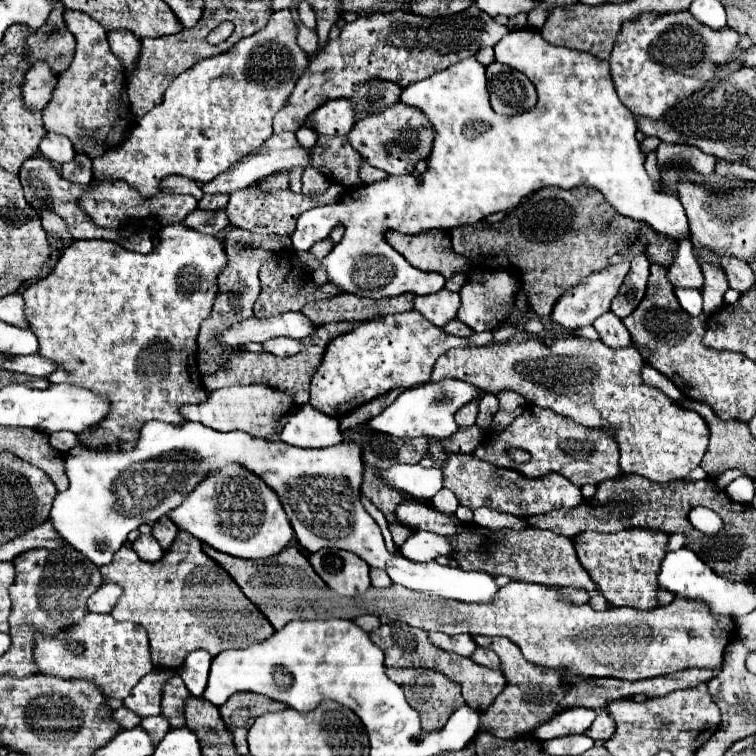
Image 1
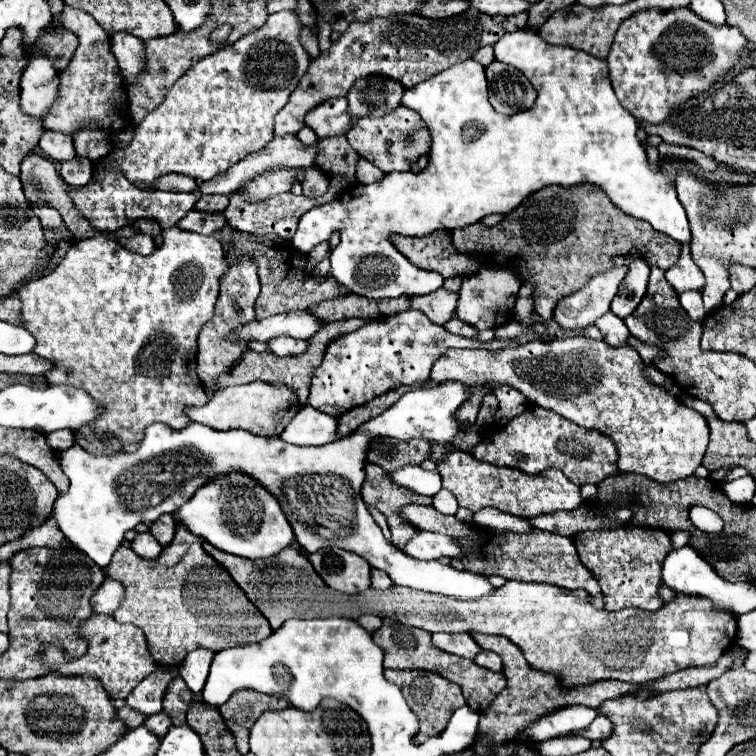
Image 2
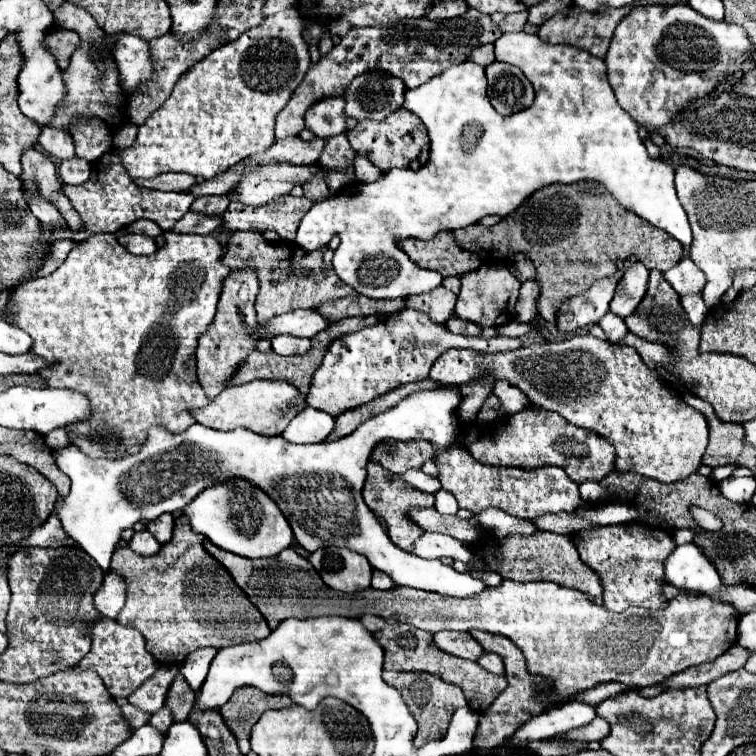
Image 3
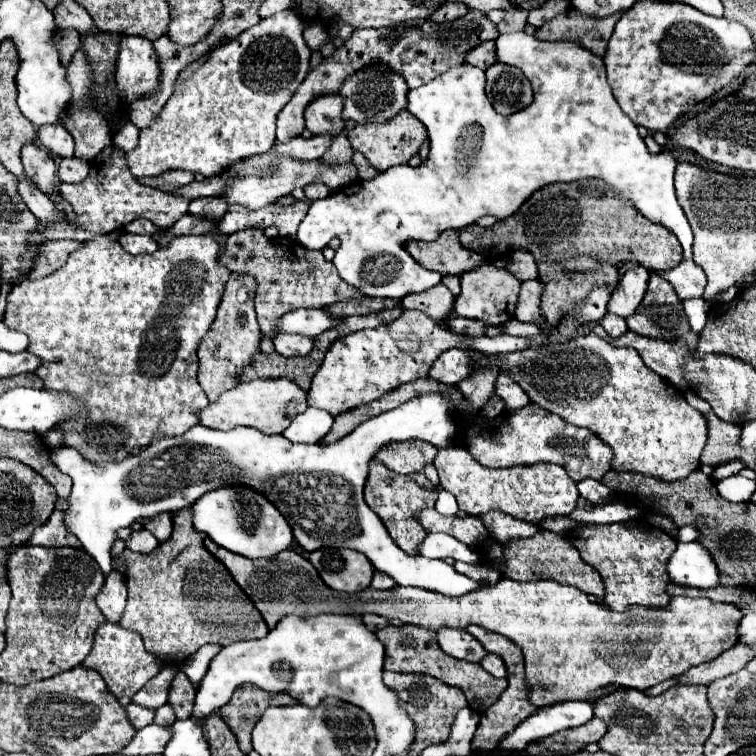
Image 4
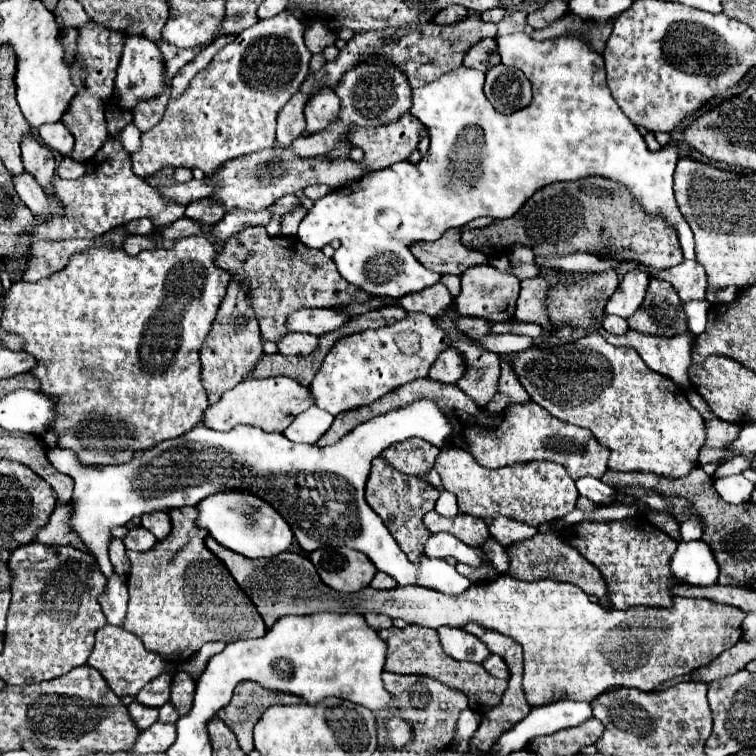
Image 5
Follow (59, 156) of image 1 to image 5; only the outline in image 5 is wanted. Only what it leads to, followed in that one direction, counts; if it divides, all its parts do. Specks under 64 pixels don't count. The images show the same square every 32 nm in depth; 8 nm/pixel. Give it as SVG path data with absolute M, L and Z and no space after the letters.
M62 122L56 124L44 124L38 128L40 140L54 152L62 154L62 156L70 156L72 148L74 148L74 138L72 134L66 130L66 126Z

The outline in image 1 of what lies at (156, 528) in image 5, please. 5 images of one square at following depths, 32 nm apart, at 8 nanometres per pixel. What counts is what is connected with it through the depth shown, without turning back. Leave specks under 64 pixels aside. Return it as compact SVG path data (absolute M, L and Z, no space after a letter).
M162 516L154 524L154 538L160 542L162 550L168 550L174 544L176 536L178 536L178 528L176 524L172 524L172 520L168 520L168 516Z

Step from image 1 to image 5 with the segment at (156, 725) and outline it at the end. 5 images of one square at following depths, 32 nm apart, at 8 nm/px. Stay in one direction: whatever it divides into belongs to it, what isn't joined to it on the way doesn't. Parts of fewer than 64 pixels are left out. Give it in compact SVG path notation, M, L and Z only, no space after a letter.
M168 702L168 704L164 704L162 708L160 708L160 714L158 714L158 722L162 722L162 724L166 724L166 722L170 722L170 724L174 724L178 720L178 714L176 714L176 710L172 708L172 704Z

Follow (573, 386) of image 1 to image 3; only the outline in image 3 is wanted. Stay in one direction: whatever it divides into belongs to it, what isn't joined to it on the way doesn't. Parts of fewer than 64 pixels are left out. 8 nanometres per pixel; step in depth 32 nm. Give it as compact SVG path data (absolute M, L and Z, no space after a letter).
M572 336L560 342L532 342L506 352L478 352L478 350L448 350L432 366L430 378L440 384L472 384L478 378L506 380L520 388L528 400L544 410L558 412L568 422L586 430L598 432L616 448L616 470L636 472L658 482L676 482L694 474L702 464L702 454L708 446L708 424L700 412L684 404L676 392L664 388L658 380L648 376L648 366L630 346L614 346L594 336Z

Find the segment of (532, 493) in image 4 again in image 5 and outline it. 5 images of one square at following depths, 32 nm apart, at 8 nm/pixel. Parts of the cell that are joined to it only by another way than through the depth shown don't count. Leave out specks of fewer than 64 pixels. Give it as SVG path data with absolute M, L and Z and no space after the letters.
M444 446L434 462L434 468L442 478L444 490L452 492L458 498L458 508L470 516L486 518L502 514L530 526L540 526L544 522L564 518L576 508L576 484L564 466L556 462L540 460L532 464L512 464L500 470L488 470L480 466L464 448Z

